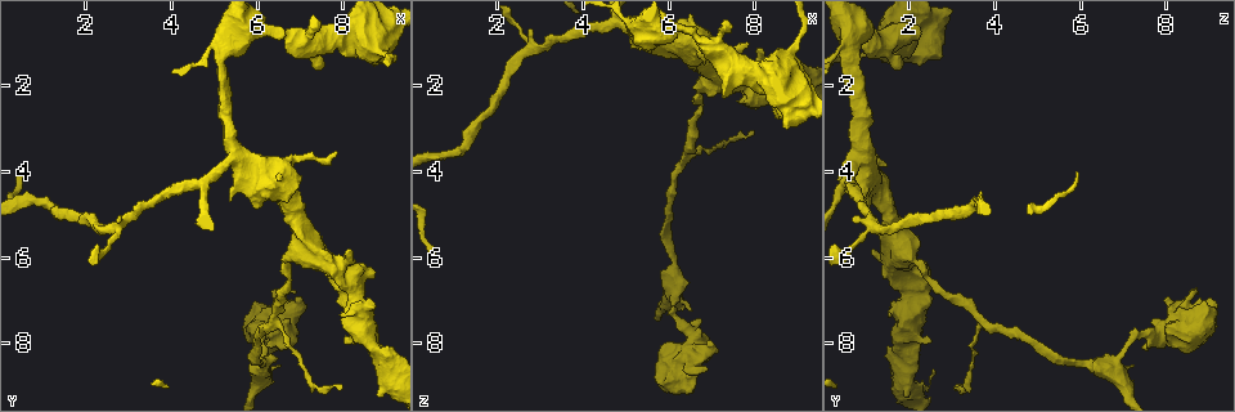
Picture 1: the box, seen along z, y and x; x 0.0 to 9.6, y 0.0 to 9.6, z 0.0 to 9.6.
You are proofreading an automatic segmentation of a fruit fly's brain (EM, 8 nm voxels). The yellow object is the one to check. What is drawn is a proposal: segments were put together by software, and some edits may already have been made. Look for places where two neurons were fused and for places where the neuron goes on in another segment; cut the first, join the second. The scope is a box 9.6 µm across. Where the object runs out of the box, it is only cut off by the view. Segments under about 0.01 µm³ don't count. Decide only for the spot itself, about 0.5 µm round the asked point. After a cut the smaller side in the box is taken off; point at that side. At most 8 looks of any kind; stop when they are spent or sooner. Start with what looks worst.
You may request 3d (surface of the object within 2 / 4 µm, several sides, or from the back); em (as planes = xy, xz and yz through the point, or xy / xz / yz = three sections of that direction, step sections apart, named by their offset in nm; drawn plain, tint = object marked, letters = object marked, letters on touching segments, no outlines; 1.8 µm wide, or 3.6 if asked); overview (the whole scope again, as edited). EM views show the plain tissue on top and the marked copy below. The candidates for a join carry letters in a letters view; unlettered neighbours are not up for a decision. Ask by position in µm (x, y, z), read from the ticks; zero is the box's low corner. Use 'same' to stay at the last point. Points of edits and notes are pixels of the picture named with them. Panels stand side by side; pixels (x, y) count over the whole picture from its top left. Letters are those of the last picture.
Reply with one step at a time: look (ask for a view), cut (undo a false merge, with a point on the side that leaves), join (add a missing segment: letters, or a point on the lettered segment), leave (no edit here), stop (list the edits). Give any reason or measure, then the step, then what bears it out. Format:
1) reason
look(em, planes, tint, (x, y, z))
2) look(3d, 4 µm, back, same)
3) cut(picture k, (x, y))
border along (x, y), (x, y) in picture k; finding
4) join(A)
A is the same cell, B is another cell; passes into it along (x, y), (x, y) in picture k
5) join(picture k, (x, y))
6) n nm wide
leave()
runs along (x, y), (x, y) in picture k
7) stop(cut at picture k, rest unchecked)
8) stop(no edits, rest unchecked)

abrupt turn
look(3d, 4 µm, (6.40, 7.50, 3.70))

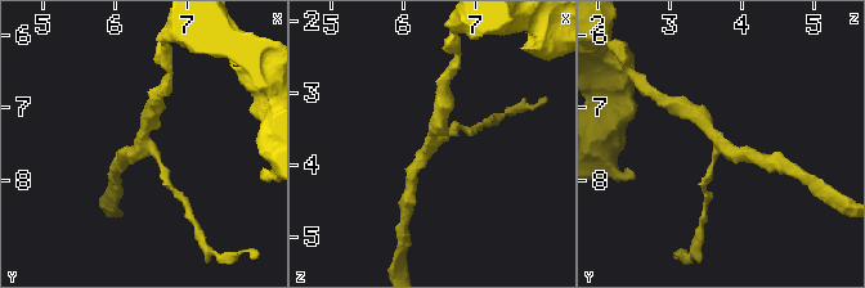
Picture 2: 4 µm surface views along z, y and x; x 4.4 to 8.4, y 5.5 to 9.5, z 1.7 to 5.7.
3 arms
look(em, yz, step 4, tint, (6.40, 7.45, 3.65))

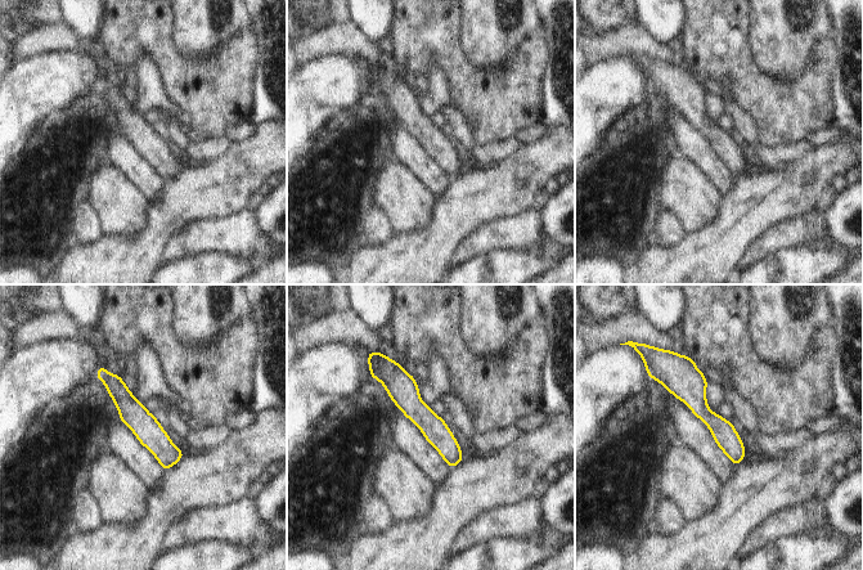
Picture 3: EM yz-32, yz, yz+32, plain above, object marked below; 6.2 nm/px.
cut it another way
look(em, planes, letters, same)

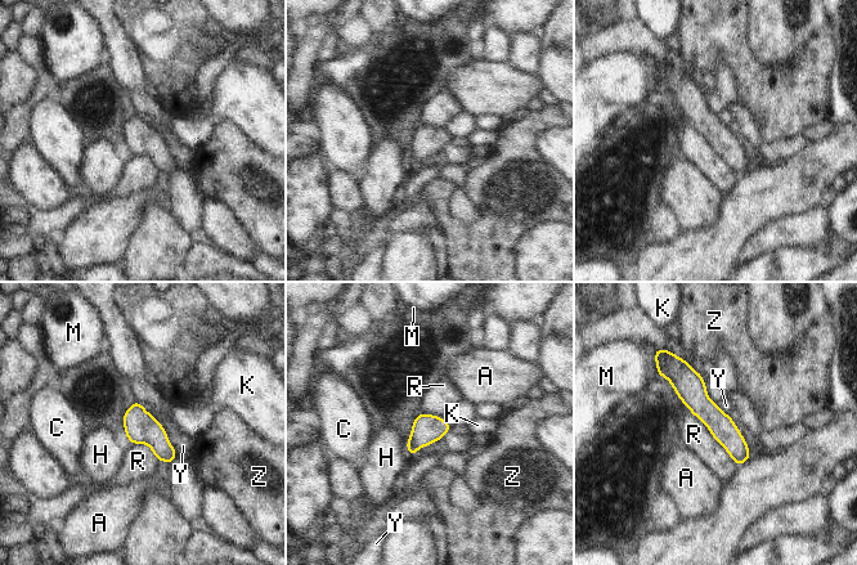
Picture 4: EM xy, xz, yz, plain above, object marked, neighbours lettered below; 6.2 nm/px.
160 nm wide
leave()
A, C, H, K, M, R, Y and Z are other cells; all the same neuron

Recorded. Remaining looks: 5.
branch stops here
look(em, planes, letters, (5.35, 4.65, 1.00))

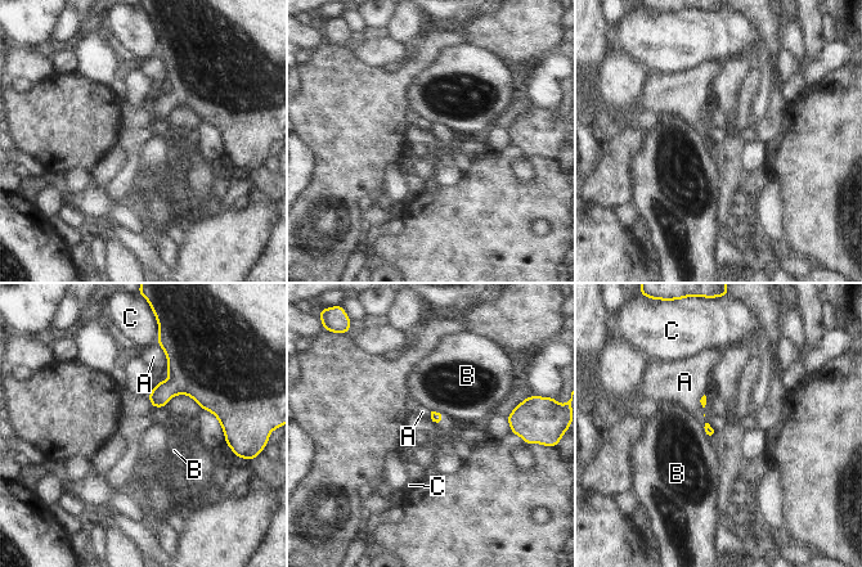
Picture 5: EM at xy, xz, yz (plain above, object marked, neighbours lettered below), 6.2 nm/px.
leave()
A, B and C are other cells; border along (157, 342), (165, 354), (166, 368) in picture 5; no lettered segment goes on from it

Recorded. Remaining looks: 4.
branch stops here
look(em, 3.6 µm, xy, step 8, tint, (7.85, 3.55, 1.05))

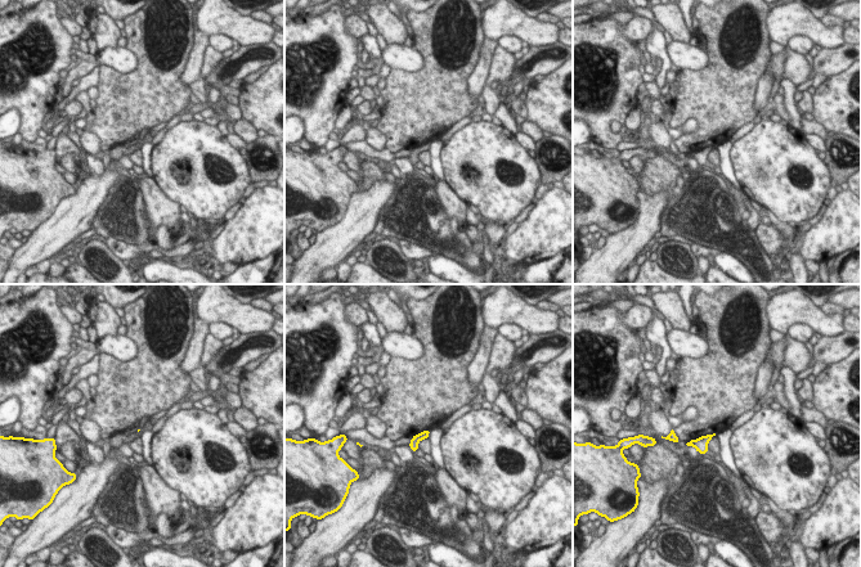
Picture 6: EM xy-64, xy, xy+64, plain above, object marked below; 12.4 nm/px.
look(em, 3.6 µm, planes, letters, same)

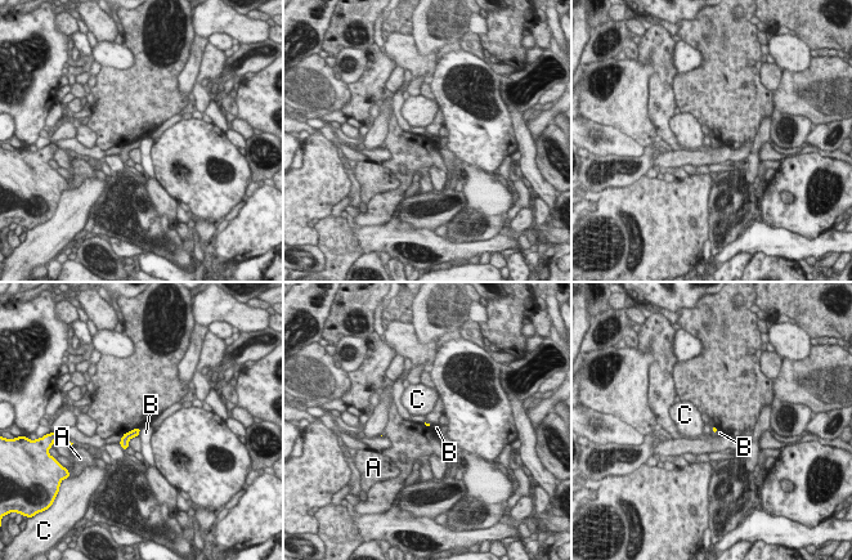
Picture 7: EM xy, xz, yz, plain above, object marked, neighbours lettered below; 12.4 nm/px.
leave()
A, B and C are other cells; none of them fits

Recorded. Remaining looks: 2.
stop(no edits, rest unchecked)

